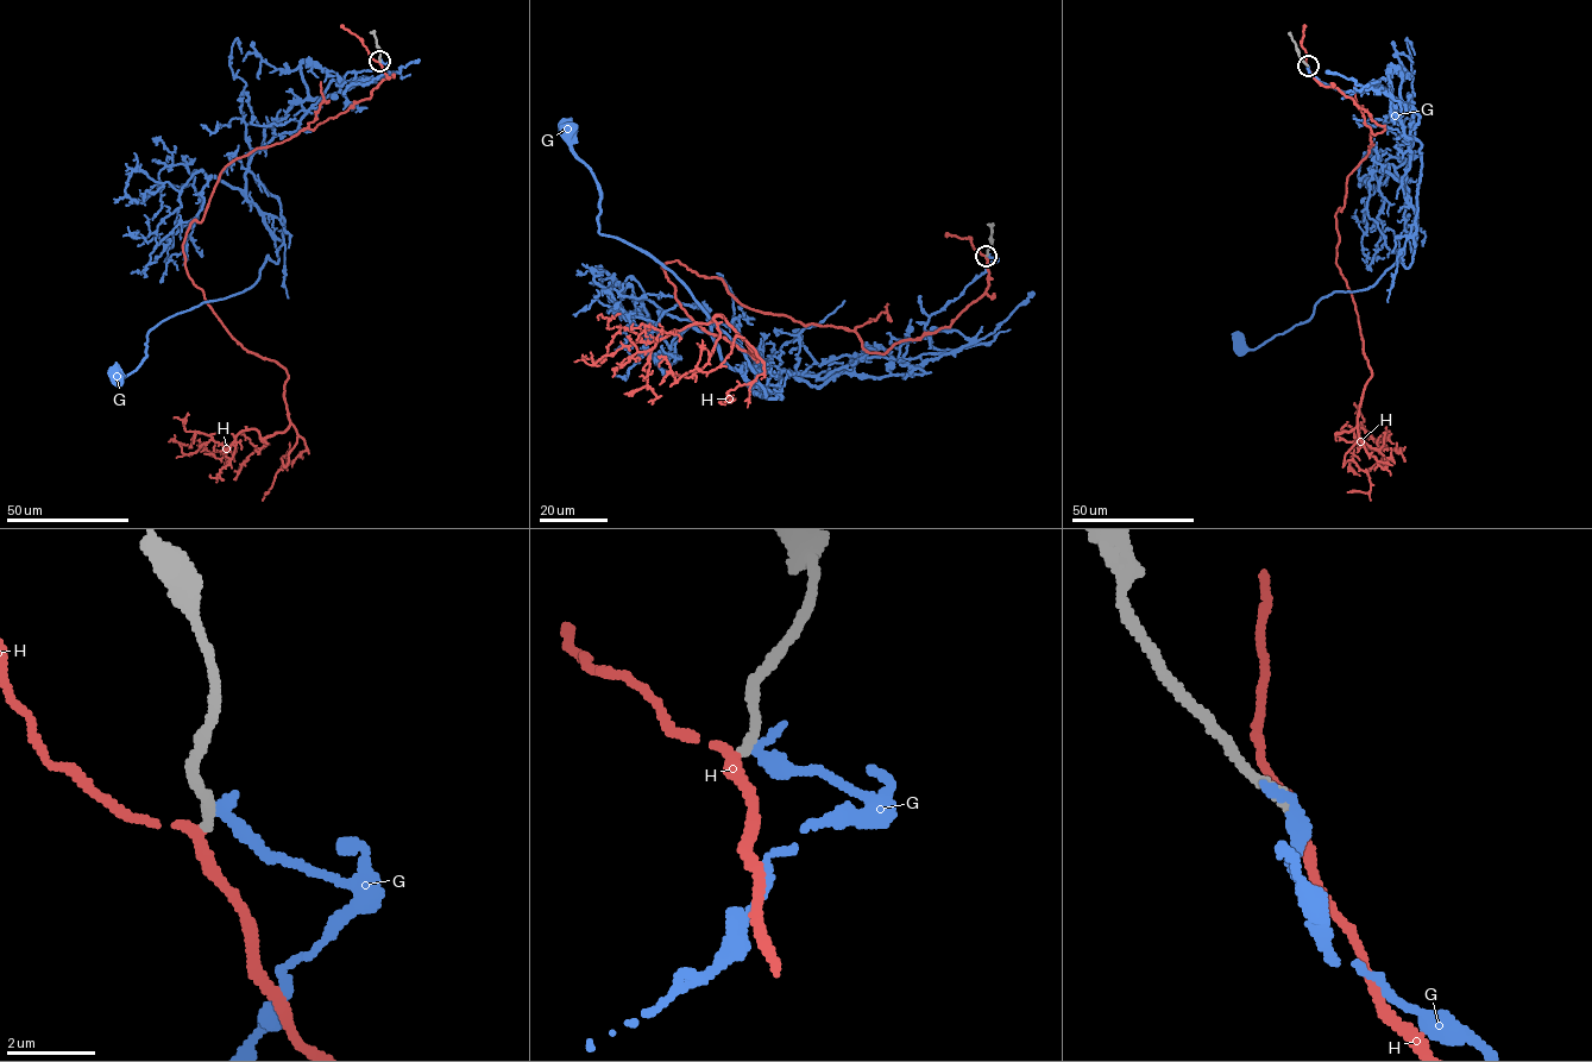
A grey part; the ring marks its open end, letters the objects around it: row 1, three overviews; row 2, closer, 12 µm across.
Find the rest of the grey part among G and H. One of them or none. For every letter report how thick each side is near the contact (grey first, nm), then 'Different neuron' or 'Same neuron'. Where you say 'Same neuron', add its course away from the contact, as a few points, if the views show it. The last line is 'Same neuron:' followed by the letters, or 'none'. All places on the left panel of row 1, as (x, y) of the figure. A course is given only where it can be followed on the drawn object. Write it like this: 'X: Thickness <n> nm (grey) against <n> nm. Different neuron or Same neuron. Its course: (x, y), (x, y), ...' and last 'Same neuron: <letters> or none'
G: Thickness 280 nm (grey) against 300 nm. Different neuron
H: Thickness 240 nm (grey) against 200 nm. Same neuron. Its course: (379, 61), (369, 99), (233, 159), (182, 244), (230, 334), (285, 369), (289, 426), (226, 448), (168, 441)
Same neuron: H

